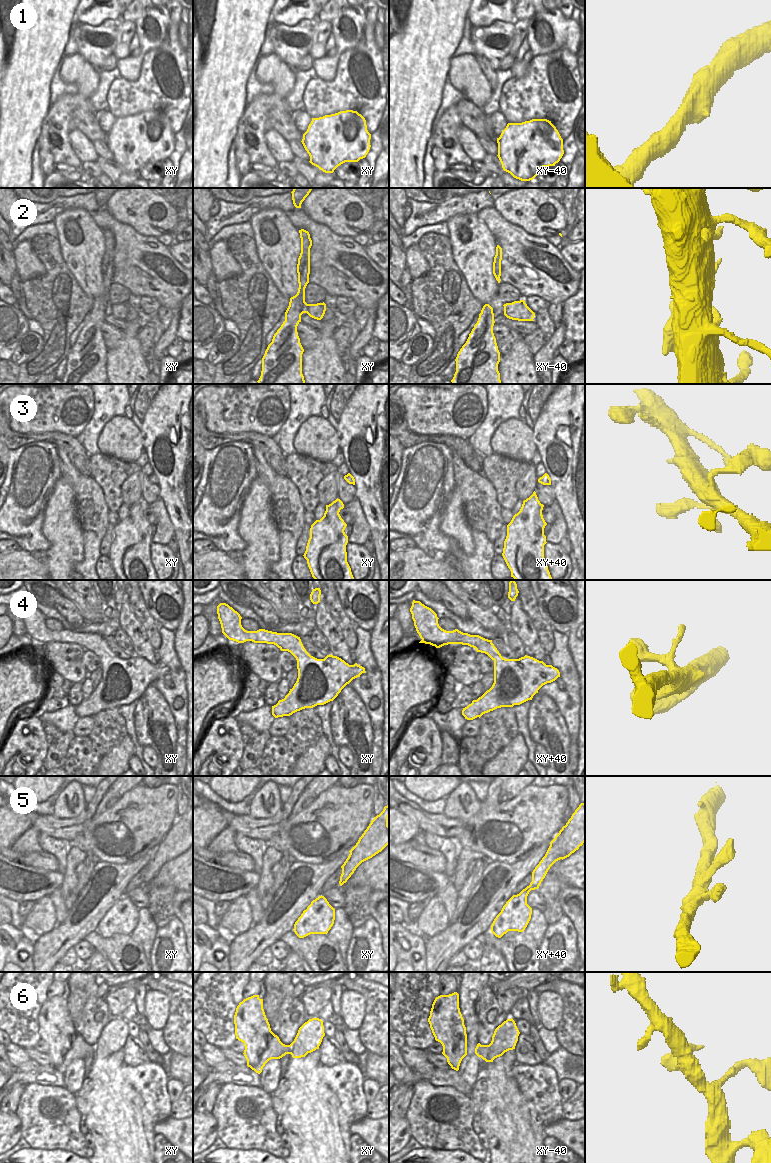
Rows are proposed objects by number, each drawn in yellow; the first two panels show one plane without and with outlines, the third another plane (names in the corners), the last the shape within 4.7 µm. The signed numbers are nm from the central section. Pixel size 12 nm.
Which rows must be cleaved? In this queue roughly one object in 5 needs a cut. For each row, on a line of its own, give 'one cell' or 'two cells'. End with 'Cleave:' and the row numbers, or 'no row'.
1: one cell
2: one cell
3: one cell
4: one cell
5: one cell
6: one cell
Cleave: no row

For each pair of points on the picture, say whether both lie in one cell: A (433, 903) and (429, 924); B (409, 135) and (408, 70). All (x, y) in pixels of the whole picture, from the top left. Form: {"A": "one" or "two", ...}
{"A": "one", "B": "one"}

